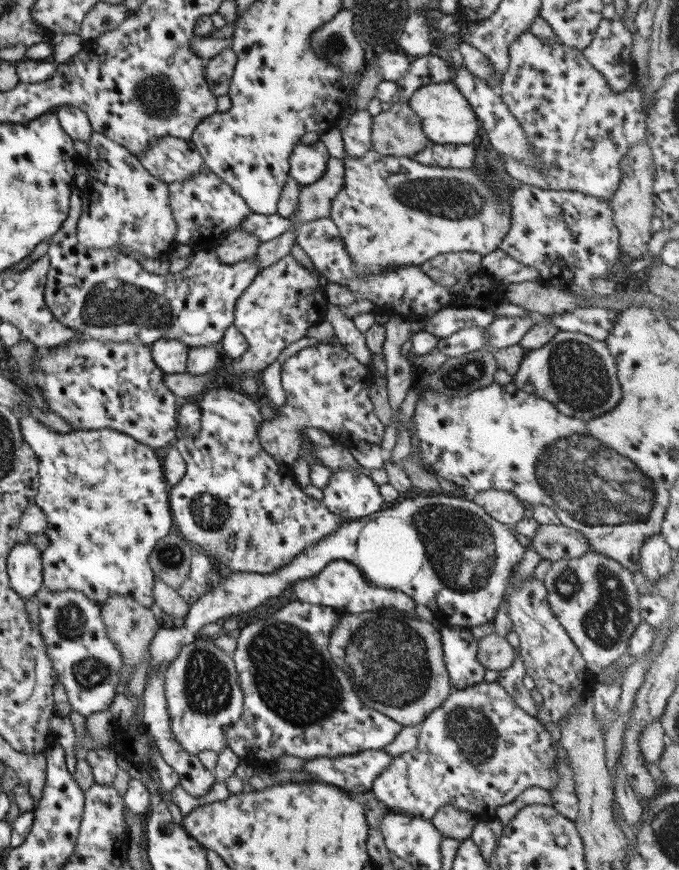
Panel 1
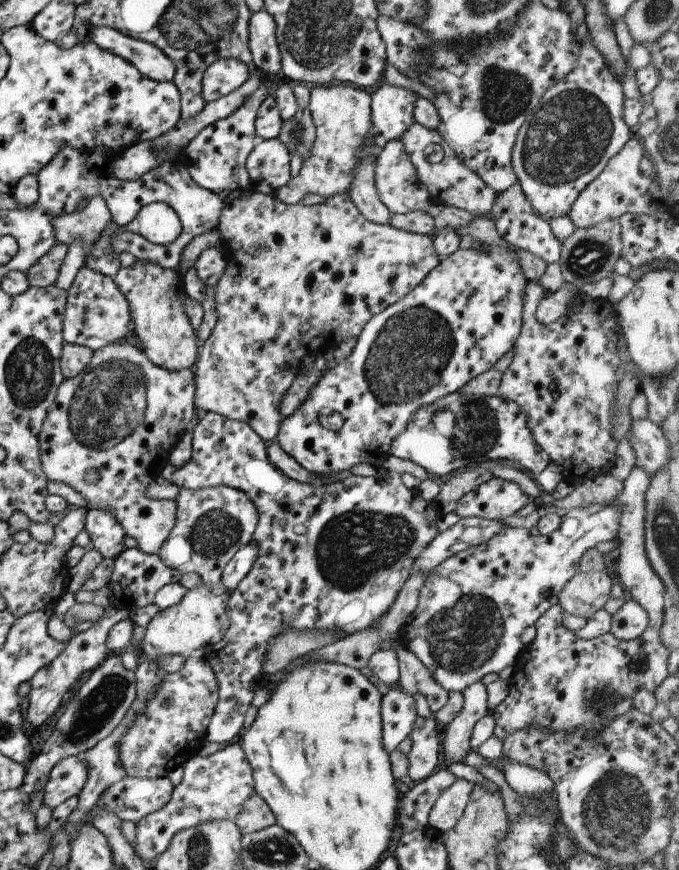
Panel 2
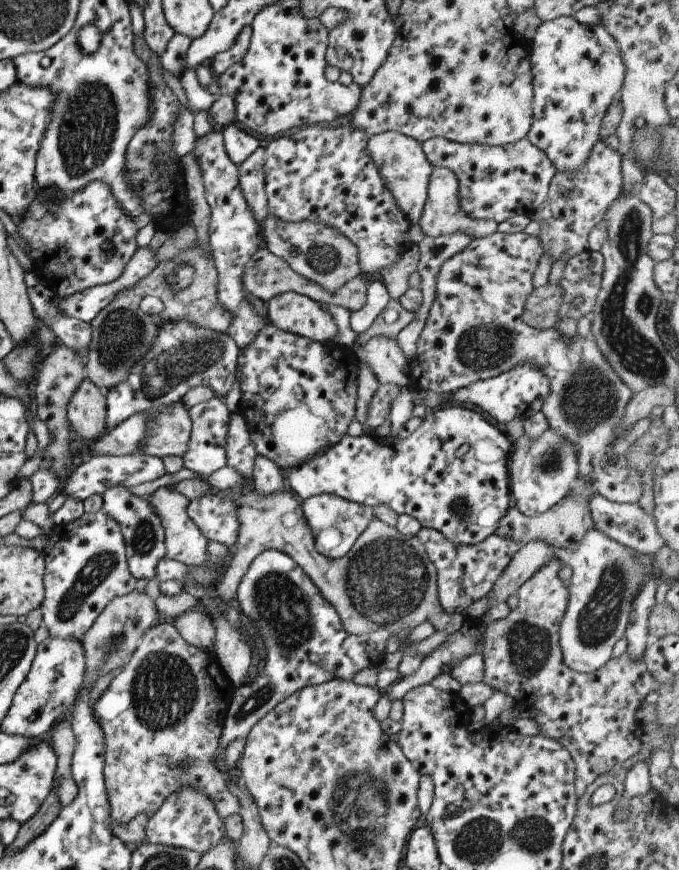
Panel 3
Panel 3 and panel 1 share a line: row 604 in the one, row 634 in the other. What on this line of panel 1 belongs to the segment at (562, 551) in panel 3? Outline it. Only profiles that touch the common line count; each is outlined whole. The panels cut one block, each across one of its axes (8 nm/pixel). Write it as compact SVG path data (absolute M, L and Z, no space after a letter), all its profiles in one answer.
M591 551L575 559L550 562L550 567L546 570L542 581L547 591L546 599L551 612L581 653L586 668L597 678L599 672L627 651L631 633L637 628L637 624L642 623L638 607L640 594L633 584L632 571L623 568L608 557Z

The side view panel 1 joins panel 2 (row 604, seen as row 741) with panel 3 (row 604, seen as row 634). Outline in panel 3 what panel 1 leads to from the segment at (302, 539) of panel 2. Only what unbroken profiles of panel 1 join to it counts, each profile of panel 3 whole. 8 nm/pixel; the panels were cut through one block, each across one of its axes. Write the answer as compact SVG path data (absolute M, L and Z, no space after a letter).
M277 549L264 550L249 563L249 568L246 568L245 574L237 585L235 602L236 608L257 628L267 648L267 655L262 674L256 675L250 684L241 685L233 691L222 722L218 750L210 761L213 764L216 756L223 753L232 740L245 739L249 729L286 696L300 691L303 687L318 685L331 679L351 681L355 673L362 668L376 667L383 660L386 652L392 649L389 635L383 629L373 630L364 635L350 635L345 632L338 614L303 569Z

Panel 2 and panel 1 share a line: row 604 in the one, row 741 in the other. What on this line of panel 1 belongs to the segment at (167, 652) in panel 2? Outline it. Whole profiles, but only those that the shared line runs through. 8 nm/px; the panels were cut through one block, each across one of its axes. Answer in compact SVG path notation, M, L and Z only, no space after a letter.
M203 636L184 648L177 647L176 652L177 656L166 667L163 683L172 738L189 754L203 750L221 752L227 747L226 728L237 722L242 711L242 692L232 657Z

